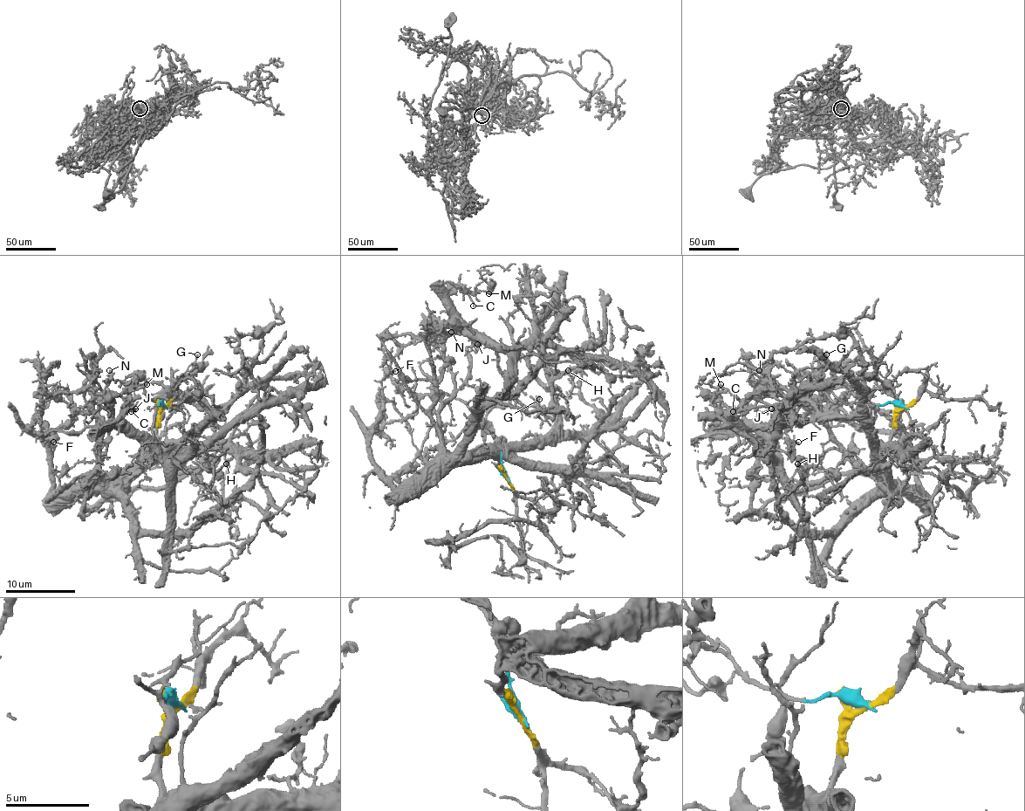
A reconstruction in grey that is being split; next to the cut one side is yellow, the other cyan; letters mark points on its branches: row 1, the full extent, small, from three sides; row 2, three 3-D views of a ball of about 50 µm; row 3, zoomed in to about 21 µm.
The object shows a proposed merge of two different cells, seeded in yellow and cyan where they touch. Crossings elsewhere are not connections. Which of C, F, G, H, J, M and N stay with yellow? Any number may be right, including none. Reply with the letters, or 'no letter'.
no letter

